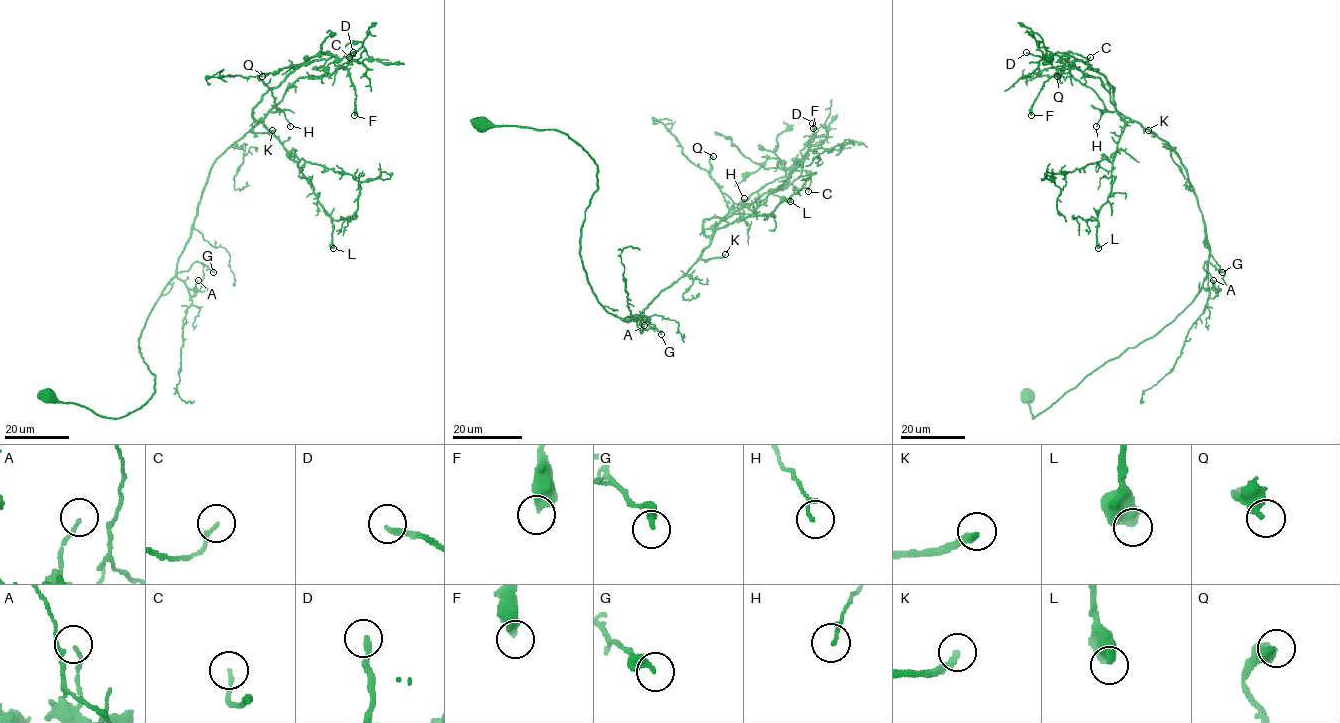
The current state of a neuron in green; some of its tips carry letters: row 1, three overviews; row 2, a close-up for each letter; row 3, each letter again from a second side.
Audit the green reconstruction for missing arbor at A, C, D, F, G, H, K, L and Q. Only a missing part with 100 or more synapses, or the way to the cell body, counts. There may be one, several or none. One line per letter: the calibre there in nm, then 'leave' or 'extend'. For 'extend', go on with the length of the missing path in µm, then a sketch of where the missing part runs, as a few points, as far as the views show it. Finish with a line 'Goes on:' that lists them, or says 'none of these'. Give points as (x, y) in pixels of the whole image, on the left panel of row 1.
A: 90 nm thick; leave
C: 140 nm thick; leave
D: 200 nm thick; leave
F: 400 nm thick; leave
G: 320 nm thick; leave
H: 110 nm thick; leave
K: 280 nm thick; extend; about 60 µm are missing; missing branch runs (272, 130), (331, 97), (370, 84), (375, 73), (392, 74)
L: 600 nm thick; leave
Q: 400 nm thick; leave
Goes on: K

